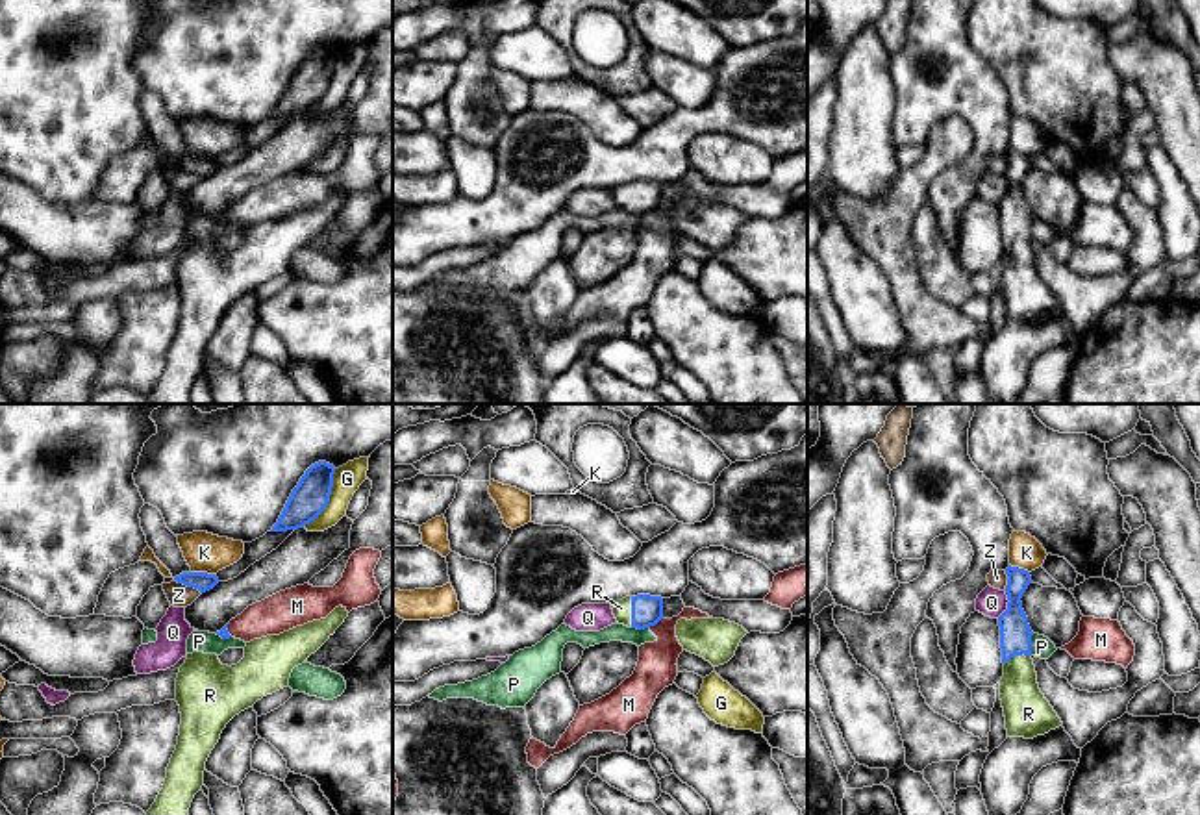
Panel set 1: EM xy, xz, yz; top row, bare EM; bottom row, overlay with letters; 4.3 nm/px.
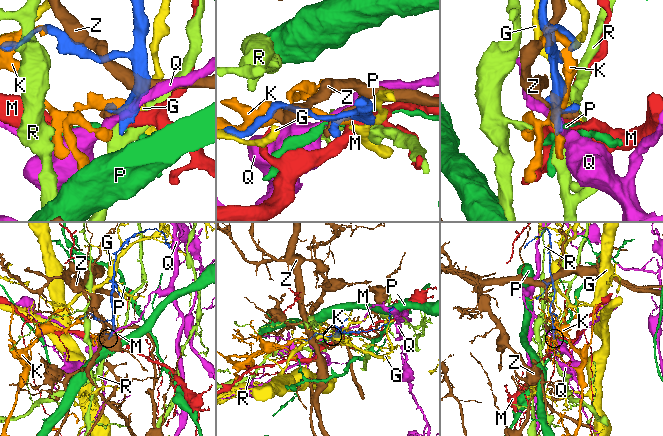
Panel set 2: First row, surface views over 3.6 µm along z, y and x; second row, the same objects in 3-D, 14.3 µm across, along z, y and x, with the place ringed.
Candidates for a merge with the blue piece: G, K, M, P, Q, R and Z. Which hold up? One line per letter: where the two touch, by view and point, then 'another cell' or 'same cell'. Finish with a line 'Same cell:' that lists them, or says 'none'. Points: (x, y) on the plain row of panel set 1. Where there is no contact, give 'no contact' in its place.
G: xy (328, 86) | another cell
K: xy (202, 158) | another cell
M: xz (654, 210) | another cell
P: yz (1030, 230) | another cell
Q: yz (1008, 189) | another cell
R: xz (632, 197) | same cell
Z: xy (189, 171) | another cell
Same cell: R

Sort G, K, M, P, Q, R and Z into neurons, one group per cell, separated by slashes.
G / K / M / P / Q / R / Z

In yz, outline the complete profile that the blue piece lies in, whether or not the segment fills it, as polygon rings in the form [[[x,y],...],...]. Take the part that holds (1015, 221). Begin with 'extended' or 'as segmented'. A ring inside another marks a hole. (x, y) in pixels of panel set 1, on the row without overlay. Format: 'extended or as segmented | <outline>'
extended | [[[1007,152],[1007,194],[998,202],[1004,261],[1000,285],[1007,322],[1033,324],[1063,311],[1061,304],[1044,283],[1037,269],[1031,244],[1031,213],[1022,194],[1022,178],[1031,169],[1028,156]]]

